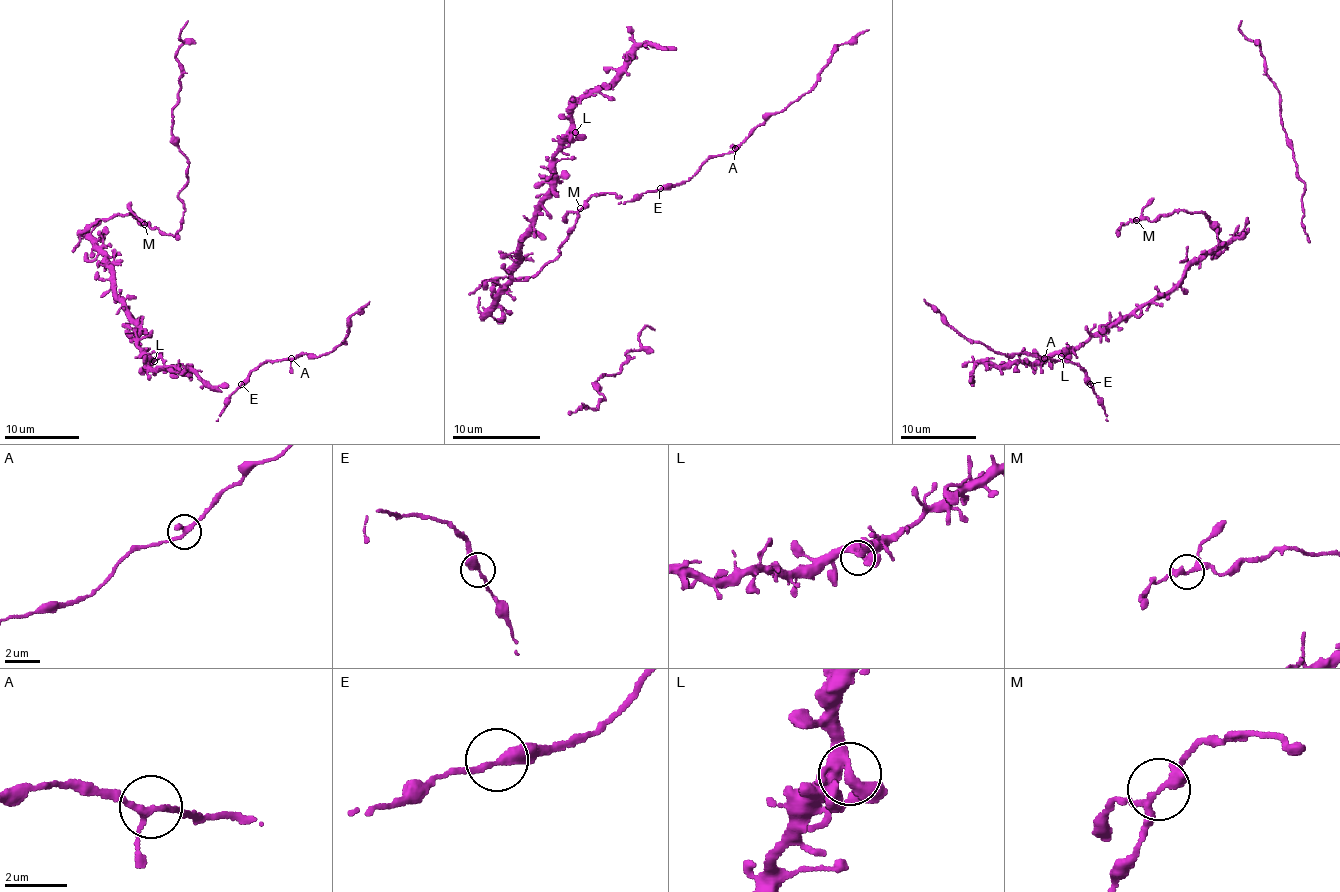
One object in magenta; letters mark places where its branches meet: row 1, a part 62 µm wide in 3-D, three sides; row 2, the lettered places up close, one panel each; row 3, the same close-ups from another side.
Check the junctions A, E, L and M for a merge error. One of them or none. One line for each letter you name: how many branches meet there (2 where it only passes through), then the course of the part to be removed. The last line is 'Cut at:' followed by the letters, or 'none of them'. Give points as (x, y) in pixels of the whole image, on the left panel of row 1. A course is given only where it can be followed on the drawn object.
Cut at: none of them

